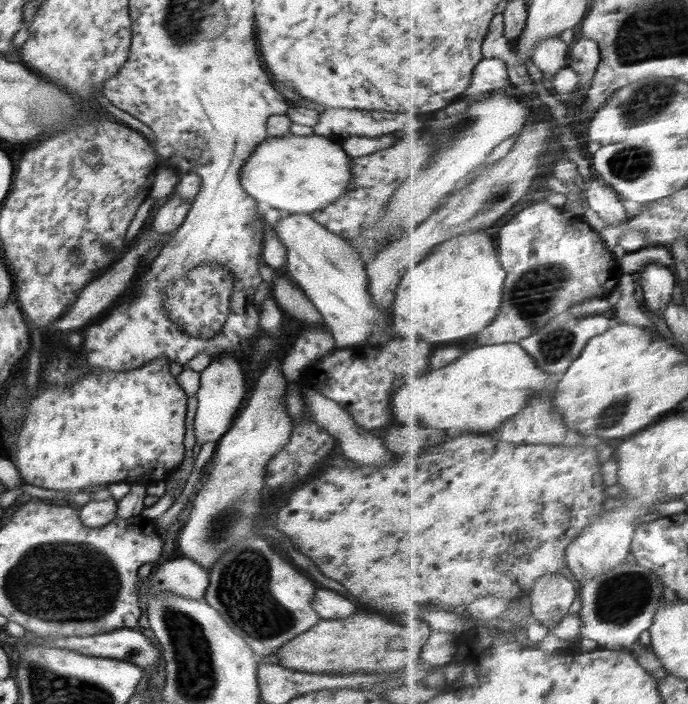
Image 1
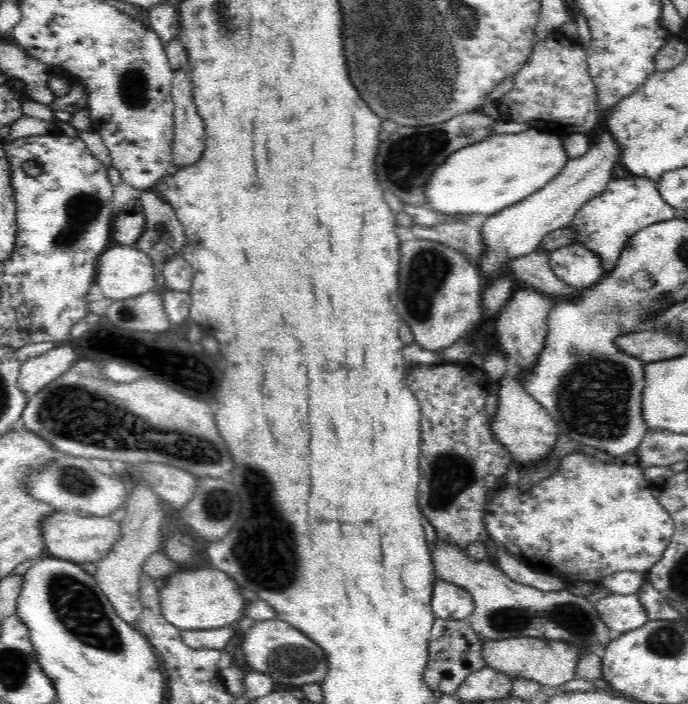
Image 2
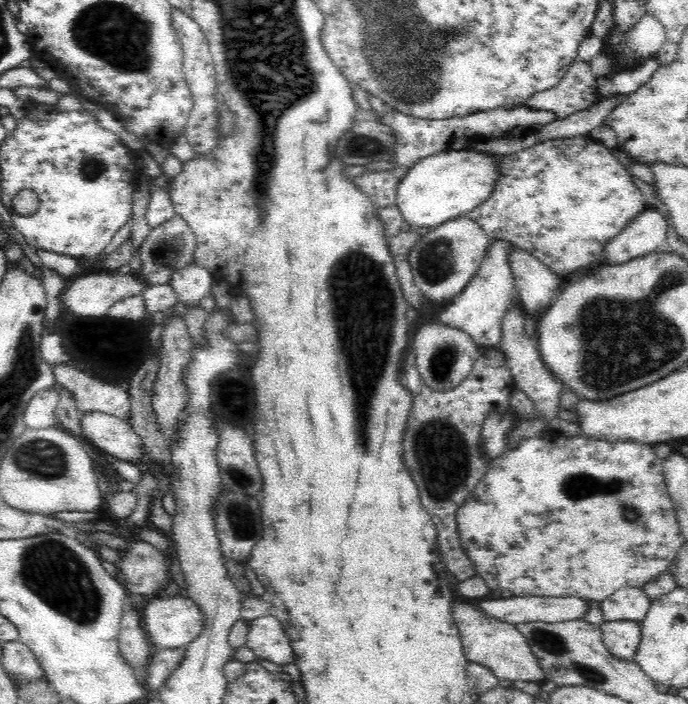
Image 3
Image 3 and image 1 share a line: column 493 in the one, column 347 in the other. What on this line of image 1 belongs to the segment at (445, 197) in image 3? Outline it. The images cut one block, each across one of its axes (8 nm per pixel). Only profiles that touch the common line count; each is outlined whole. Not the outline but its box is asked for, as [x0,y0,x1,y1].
[240,135,352,214]

